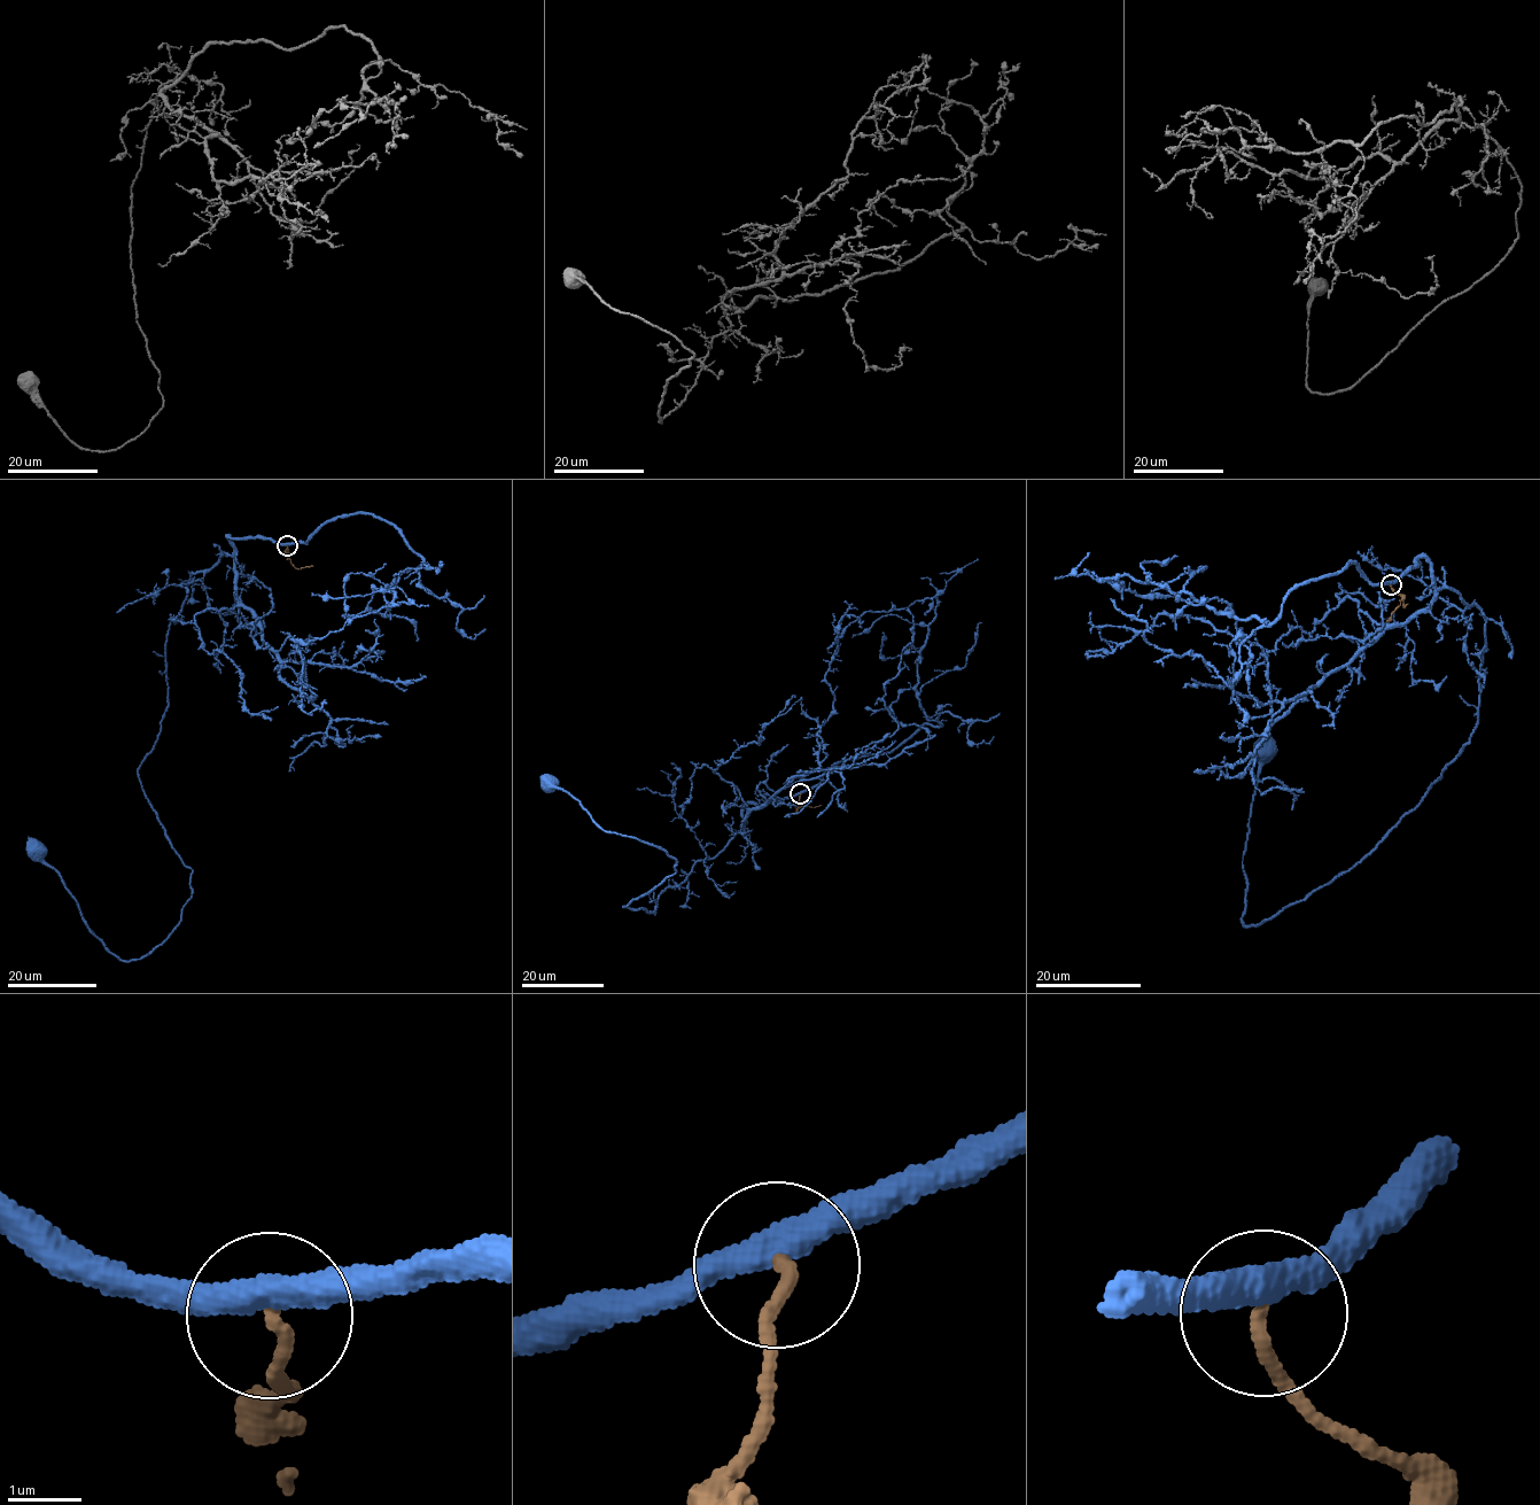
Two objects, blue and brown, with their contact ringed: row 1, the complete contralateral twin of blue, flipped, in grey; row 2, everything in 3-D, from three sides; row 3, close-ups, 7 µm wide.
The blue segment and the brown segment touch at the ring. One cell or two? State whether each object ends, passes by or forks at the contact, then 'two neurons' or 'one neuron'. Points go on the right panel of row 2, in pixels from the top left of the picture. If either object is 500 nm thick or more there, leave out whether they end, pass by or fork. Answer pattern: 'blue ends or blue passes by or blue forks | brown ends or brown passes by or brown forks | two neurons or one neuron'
blue passes by | brown ends | two neurons

